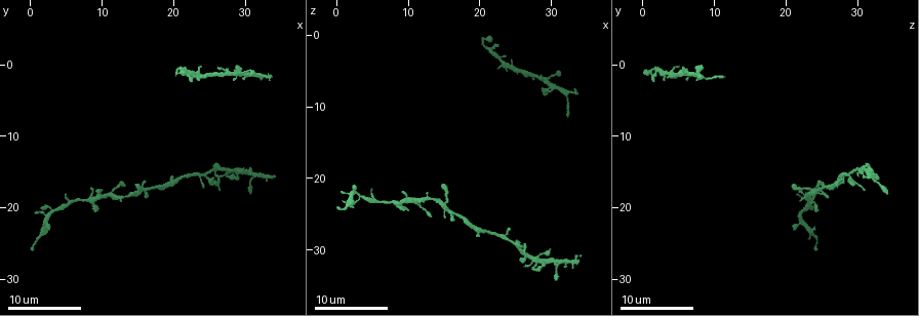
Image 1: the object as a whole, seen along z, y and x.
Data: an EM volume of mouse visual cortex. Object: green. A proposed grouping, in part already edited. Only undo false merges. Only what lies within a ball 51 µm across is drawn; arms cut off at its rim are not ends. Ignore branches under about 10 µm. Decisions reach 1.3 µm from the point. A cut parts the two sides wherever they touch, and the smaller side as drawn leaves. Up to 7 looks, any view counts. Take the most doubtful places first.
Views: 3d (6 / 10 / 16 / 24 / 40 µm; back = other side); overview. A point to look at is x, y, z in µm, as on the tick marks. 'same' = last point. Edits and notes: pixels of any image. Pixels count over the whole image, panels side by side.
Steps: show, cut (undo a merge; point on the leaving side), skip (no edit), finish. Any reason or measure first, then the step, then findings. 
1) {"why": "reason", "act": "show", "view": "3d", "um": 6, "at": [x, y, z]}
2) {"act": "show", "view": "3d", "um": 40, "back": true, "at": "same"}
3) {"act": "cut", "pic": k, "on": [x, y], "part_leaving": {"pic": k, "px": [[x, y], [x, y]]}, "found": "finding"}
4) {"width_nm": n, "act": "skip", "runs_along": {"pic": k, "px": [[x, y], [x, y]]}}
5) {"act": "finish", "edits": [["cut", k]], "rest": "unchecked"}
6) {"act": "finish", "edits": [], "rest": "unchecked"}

{"why": "three arms meet", "act": "show", "view": "3d", "um": 10, "at": [13.5, 18.5, 23.0]}

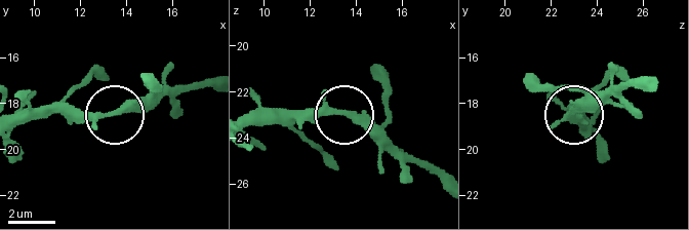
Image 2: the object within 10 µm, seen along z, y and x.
{"act": "show", "view": "3d", "um": 6, "at": [13.5, 18.4, 22.9]}

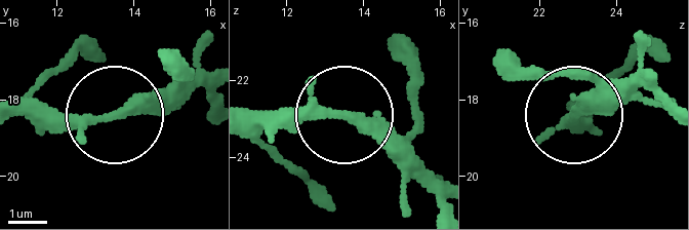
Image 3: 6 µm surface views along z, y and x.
{"act": "skip", "runs_along": {"pic": 3, "px": [[440, 193], [341, 118], [247, 115]]}, "found": "all the same cell"}

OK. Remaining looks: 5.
{"why": "narrows sharply", "act": "show", "view": "3d", "um": 10, "at": [28.5, 15.0, 31.0]}

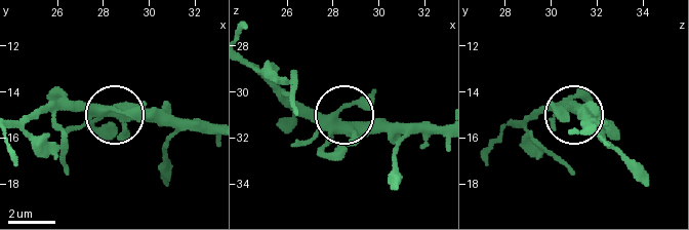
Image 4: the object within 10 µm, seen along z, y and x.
{"act": "skip", "runs_along": {"pic": 4, "px": [[372, 89], [333, 117], [288, 123]]}, "found": "continuous, no second cell"}

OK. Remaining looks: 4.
{"why": "three arms meet", "act": "show", "view": "3d", "um": 10, "at": [5.5, 19.0, 23.5]}

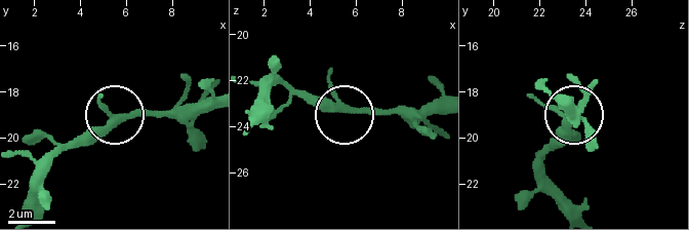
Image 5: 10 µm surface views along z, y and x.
{"arms": 3, "act": "skip", "runs_along": {"pic": 5, "px": [[208, 102], [179, 113], [115, 117], [75, 147]]}, "found": "continuous, no second cell"}

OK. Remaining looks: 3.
{"why": "sudden change in width", "act": "show", "view": "3d", "um": 10, "at": [21.0, 15.5, 27.5]}

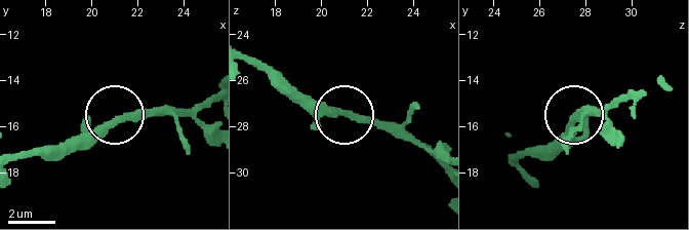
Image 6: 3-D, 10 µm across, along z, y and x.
{"act": "skip", "runs_along": {"pic": 6, "px": [[441, 168], [411, 143], [308, 105]]}, "found": "one cell here"}

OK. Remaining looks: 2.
{"act": "finish", "edits": [], "rest": "unchecked"}

